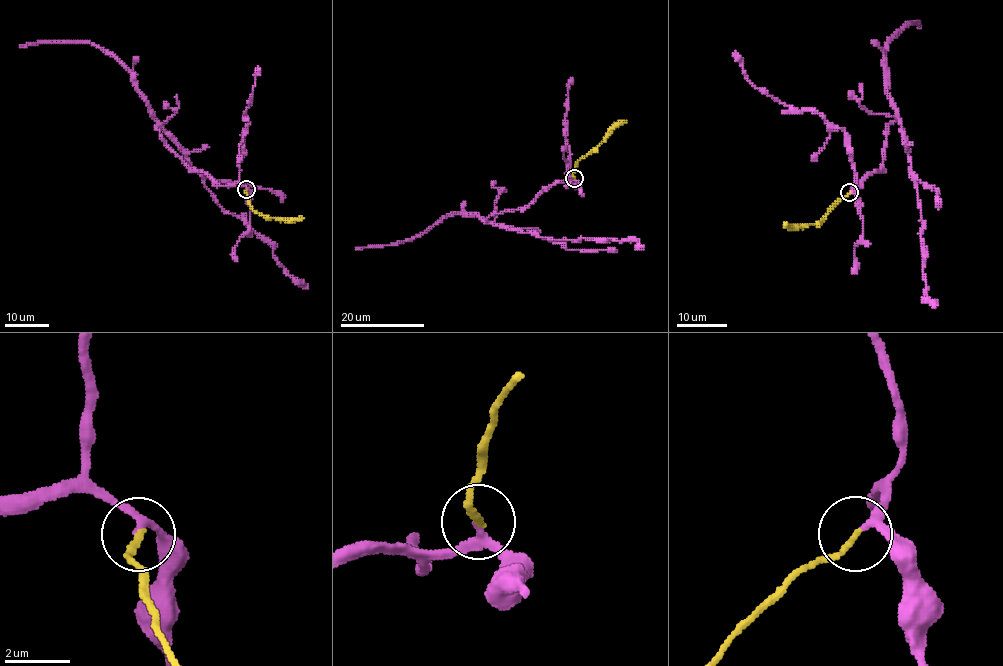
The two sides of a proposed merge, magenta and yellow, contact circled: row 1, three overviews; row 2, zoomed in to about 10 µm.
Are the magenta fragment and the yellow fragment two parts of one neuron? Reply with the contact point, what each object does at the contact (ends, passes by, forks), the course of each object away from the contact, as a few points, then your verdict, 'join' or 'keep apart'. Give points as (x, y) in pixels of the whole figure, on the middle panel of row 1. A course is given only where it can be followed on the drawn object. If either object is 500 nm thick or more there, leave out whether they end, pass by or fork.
(574, 178) | magenta passes by | yellow ends | magenta via (574, 178), (548, 185), (525, 207), (494, 213), (487, 219), (497, 226), (551, 239), (636, 240), (644, 248) | yellow via (574, 178), (576, 162), (626, 121) | join

